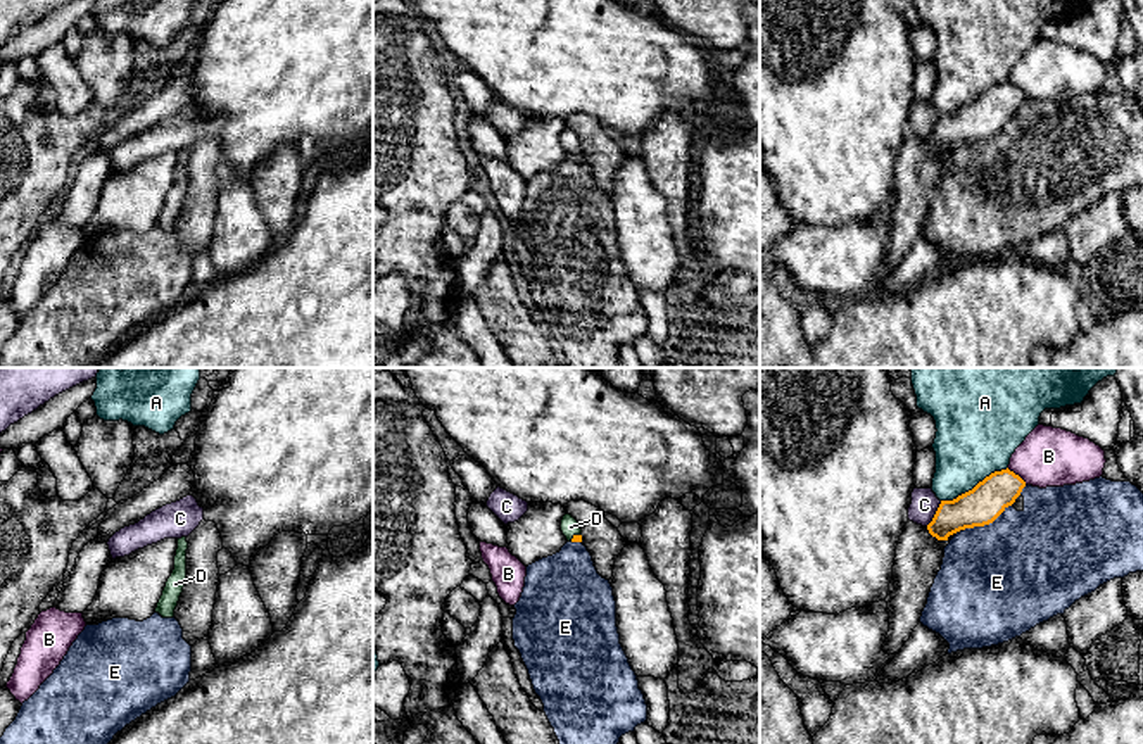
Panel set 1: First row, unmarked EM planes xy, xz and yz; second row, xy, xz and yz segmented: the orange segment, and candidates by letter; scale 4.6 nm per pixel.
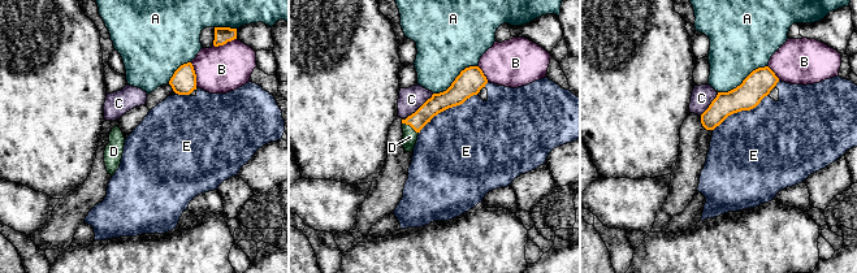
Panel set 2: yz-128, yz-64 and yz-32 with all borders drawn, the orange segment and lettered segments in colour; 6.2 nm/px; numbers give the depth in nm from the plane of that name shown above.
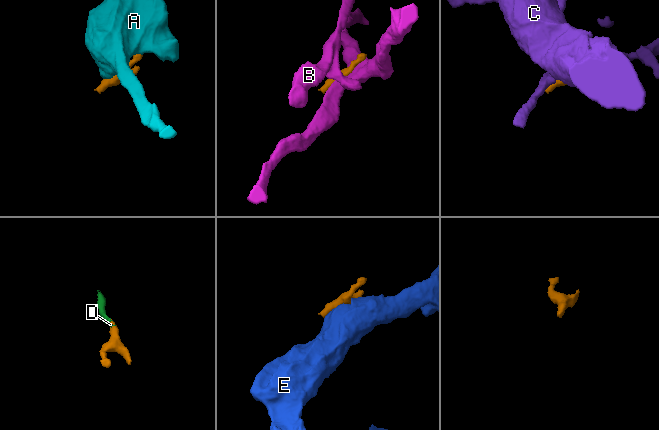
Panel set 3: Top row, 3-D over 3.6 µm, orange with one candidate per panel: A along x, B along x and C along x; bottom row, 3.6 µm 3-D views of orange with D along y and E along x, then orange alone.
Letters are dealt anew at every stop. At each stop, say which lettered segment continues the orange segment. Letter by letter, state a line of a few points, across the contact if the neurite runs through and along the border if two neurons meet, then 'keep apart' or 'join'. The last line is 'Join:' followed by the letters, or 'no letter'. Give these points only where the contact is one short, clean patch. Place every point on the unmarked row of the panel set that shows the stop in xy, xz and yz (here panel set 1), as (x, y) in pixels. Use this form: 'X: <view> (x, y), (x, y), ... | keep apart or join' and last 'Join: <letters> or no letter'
A: keep apart
B: keep apart
C: yz (941, 114), (934, 130), (926, 138) | keep apart
D: xz (575, 151), (575, 149), (570, 140) | join
E: keep apart
Join: D

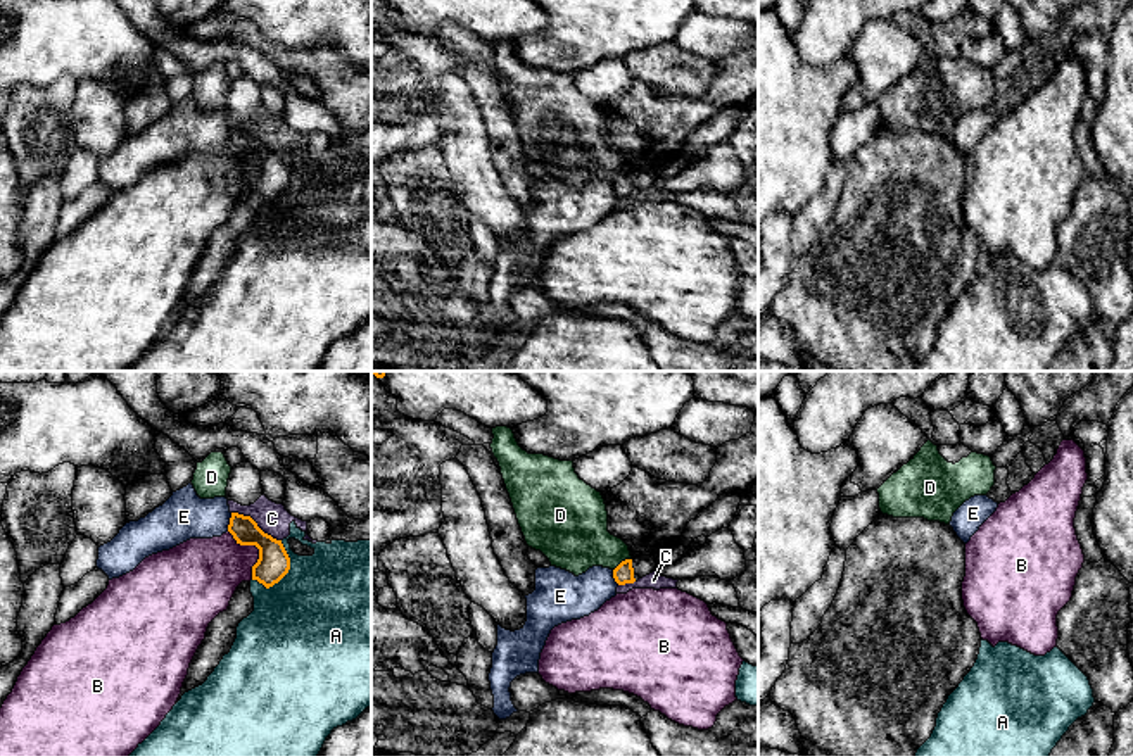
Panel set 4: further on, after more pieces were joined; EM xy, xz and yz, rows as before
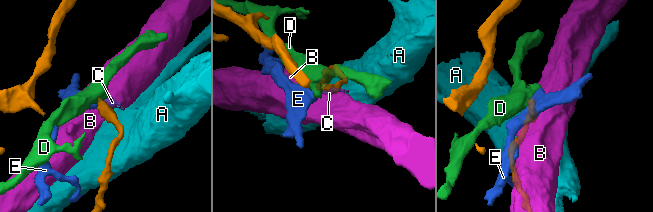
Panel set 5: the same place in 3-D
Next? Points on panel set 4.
A: keep apart
B: xy (228, 144), (240, 157), (253, 157), (258, 163), (253, 192) | keep apart
C: xy (232, 125), (247, 128), (265, 145), (280, 154) | keep apart
D: keep apart
E: keep apart
Join: no letter

